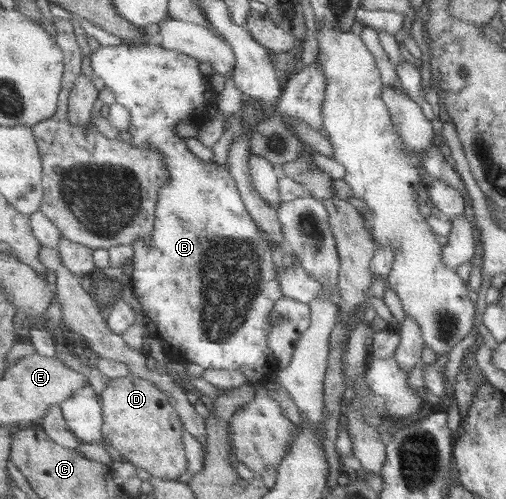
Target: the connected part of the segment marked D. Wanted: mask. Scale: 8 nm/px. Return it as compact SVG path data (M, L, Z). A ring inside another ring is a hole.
M134 373L110 379L102 392L105 412L105 443L126 462L162 479L178 479L190 472L184 431L185 422L166 392L153 381Z

